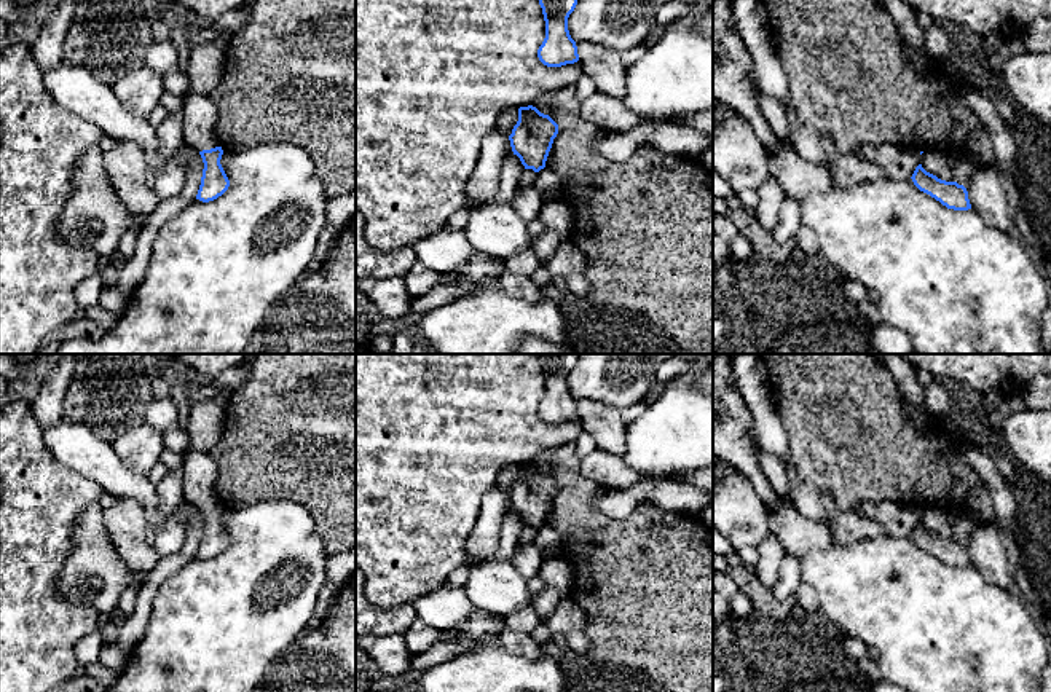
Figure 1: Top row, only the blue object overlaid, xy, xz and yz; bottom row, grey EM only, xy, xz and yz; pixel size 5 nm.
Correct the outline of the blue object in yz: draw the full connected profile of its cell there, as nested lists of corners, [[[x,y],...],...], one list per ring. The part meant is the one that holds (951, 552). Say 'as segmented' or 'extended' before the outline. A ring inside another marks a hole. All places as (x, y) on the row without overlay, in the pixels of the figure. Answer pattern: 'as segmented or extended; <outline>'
as segmented; [[[919,521],[912,531],[914,542],[939,558],[947,566],[954,568],[968,568],[971,566],[968,548],[963,542],[957,539],[946,539],[938,536],[936,533],[927,529],[922,521]]]

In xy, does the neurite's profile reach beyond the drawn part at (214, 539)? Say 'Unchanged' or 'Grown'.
Grown

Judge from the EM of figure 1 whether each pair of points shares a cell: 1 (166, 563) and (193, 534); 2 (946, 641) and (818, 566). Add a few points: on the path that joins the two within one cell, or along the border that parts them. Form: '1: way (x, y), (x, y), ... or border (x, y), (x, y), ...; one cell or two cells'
1: way (176, 562), (192, 544); one cell
2: way (914, 609), (885, 590), (863, 589), (850, 581); one cell

